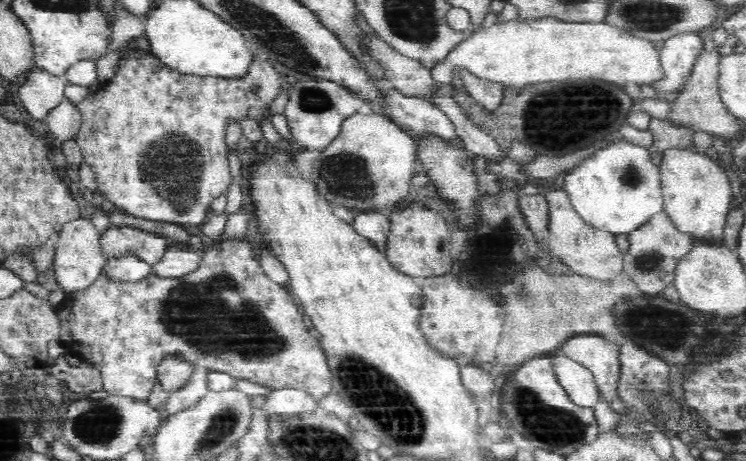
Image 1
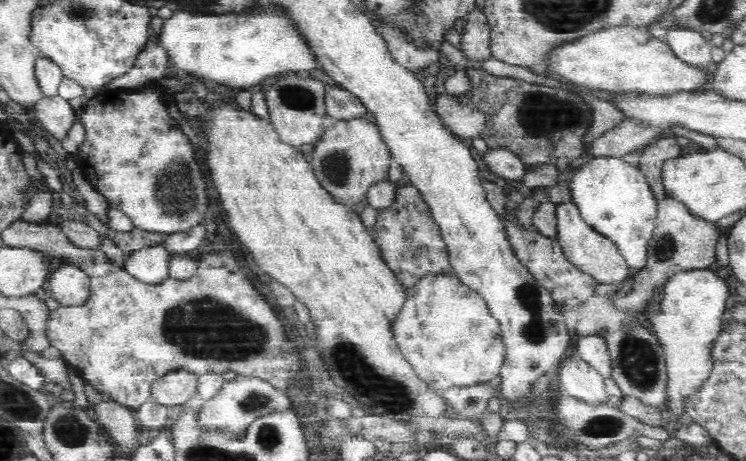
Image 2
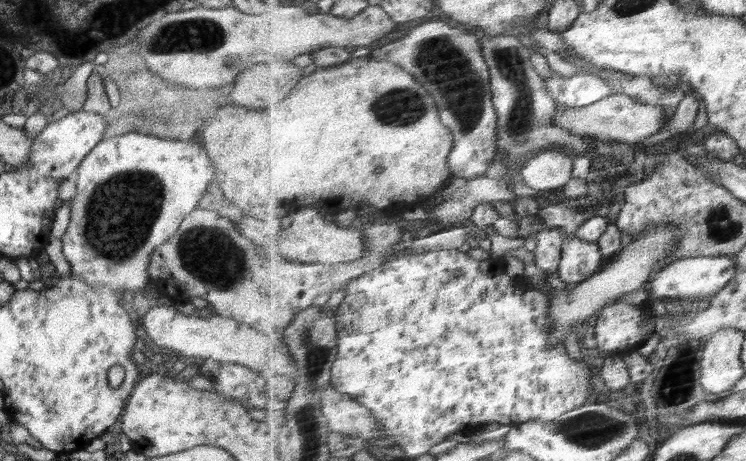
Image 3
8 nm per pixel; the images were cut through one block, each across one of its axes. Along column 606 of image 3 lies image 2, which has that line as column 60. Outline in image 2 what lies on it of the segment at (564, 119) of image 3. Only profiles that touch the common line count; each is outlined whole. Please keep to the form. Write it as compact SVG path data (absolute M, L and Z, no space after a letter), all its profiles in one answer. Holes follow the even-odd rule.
M57 94L54 97L42 98L42 101L34 106L34 112L42 128L60 140L70 132L71 126L77 121L76 113L69 102L59 98Z

